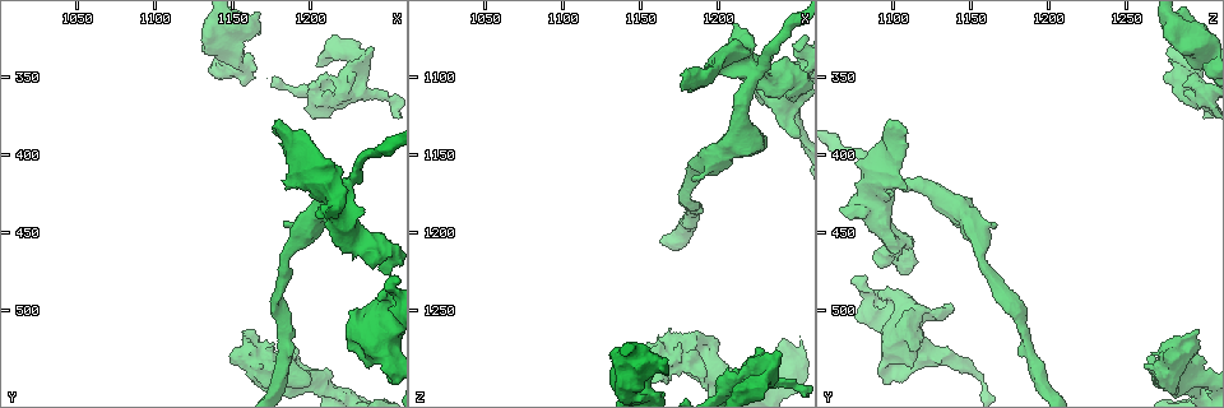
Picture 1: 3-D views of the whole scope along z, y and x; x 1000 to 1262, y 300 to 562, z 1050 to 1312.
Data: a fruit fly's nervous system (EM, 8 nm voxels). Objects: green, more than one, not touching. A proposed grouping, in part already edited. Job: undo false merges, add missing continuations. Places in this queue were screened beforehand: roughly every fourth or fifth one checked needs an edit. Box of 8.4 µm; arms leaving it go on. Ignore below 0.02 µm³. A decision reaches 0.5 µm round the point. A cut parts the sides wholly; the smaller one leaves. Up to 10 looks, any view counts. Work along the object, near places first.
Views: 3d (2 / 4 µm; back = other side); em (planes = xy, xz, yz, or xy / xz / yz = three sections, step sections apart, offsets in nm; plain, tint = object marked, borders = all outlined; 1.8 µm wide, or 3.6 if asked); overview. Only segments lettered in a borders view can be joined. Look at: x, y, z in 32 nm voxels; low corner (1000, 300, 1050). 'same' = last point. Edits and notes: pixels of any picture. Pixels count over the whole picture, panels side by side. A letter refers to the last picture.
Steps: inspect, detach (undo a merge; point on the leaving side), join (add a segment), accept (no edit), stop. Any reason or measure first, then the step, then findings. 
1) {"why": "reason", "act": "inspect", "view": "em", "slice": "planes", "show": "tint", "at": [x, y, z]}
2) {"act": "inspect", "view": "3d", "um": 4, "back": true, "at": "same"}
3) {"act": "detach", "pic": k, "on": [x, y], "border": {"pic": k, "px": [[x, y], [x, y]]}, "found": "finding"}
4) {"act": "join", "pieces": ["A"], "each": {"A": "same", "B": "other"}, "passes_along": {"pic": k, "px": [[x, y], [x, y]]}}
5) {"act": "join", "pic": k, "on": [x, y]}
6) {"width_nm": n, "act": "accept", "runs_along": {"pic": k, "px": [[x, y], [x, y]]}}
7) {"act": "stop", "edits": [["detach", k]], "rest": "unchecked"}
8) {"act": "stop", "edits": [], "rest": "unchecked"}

{"why": "sharp bend", "act": "inspect", "view": "em", "slice": "planes", "show": "tint", "at": [1148, 318, 1282]}

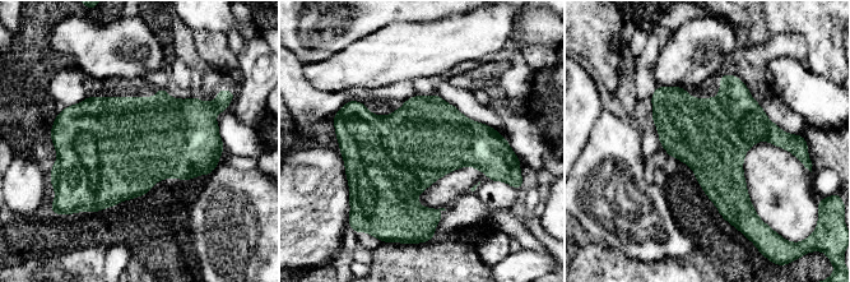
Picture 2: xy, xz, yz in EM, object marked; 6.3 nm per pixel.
{"why": "see the neighbours", "act": "inspect", "view": "em", "slice": "planes", "show": "borders", "at": "same"}

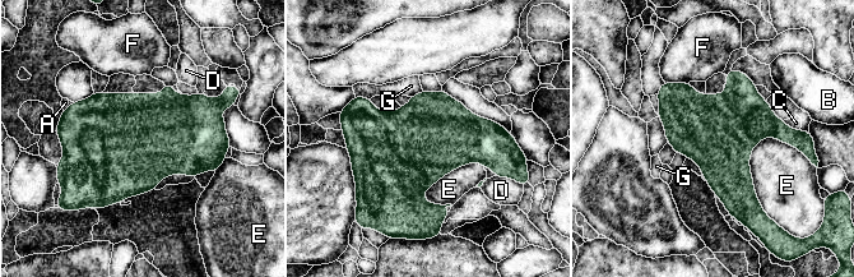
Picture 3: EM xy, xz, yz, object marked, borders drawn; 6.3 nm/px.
{"longest_contact_nm": ["E", 480], "act": "accept", "each": {"A": "other", "B": "other", "C": "other", "D": "other", "E": "other", "F": "other", "G": "other"}, "found": "all the same neuron"}

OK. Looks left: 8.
{"why": "arms run side by side", "act": "inspect", "view": "em", "slice": "planes", "show": "tint", "at": [1220, 360, 1292]}

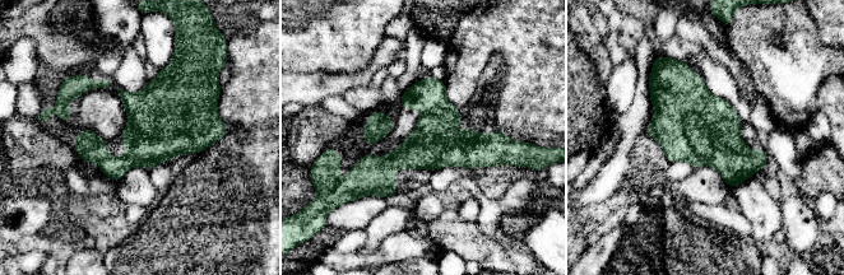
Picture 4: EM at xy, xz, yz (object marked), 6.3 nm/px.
{"why": "see the neighbours", "act": "inspect", "view": "em", "slice": "planes", "show": "borders", "at": "same"}

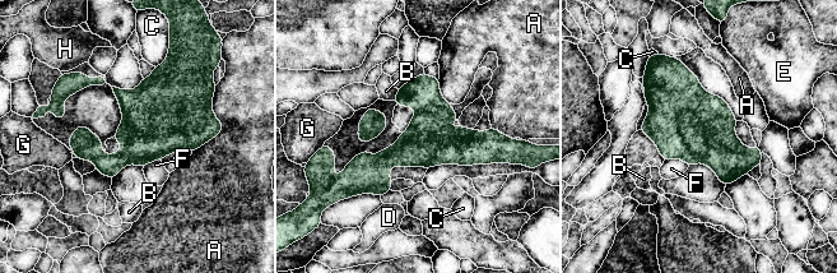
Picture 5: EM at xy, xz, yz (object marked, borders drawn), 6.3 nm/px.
{"longest_contact_nm": ["A", 240], "act": "accept", "each": {"A": "other", "B": "other", "C": "other", "D": "other", "E": "other", "F": "other", "G": "other", "H": "other"}, "runs_along": {"pic": 5, "px": [[494, 140], [418, 146], [350, 169]]}, "found": "one neuron here"}

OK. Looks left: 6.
{"why": "calibre changes", "act": "inspect", "view": "em", "um": 3.6, "slice": "planes", "show": "borders", "at": [1164, 530, 1282]}

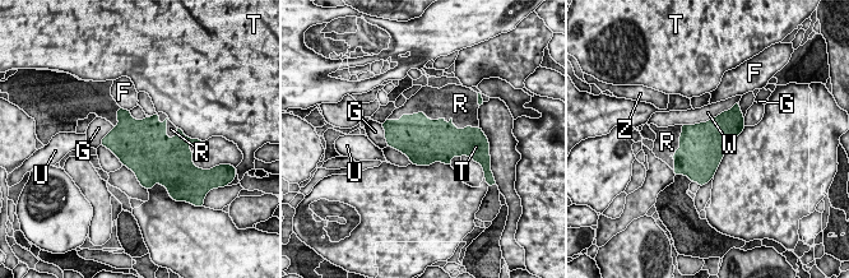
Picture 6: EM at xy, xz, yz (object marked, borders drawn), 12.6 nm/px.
{"width_nm": 550, "act": "join", "pieces": ["R"], "each": {"F": "other", "G": "other", "R": "same", "T": "other", "U": "other", "W": "other", "Z": "other"}, "found": "the neuron continues"}

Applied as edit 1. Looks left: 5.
{"why": "free end", "act": "inspect", "view": "3d", "um": 4, "at": [1248, 490, 1090]}

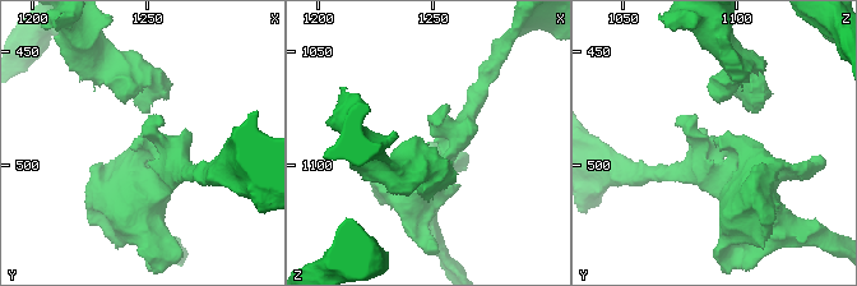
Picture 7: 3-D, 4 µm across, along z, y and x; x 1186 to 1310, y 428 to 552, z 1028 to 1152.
{"why": "shape alone is not enough", "act": "inspect", "view": "em", "slice": "planes", "show": "borders", "at": [1249, 488, 1091]}

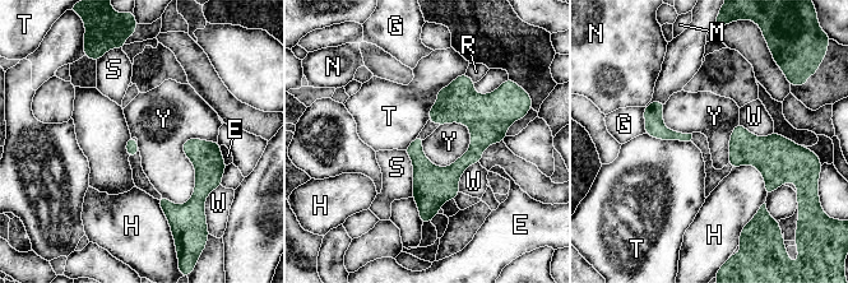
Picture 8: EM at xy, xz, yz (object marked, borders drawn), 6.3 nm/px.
{"act": "accept", "each": {"E": "other", "G": "other", "H": "other", "M": "other", "N": "other", "R": "other", "S": "other", "T": "other", "W": "other", "Y": "other"}, "runs_along": {"pic": 8, "px": [[503, 128], [429, 198], [424, 218]]}, "found": "no lettered segment goes on from it"}

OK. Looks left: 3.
{"act": "stop", "edits": [["join", 6]], "rest": "unchecked"}

